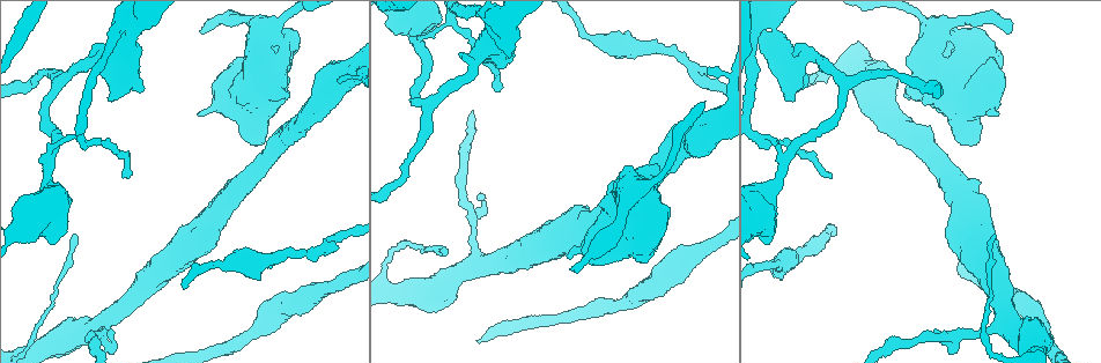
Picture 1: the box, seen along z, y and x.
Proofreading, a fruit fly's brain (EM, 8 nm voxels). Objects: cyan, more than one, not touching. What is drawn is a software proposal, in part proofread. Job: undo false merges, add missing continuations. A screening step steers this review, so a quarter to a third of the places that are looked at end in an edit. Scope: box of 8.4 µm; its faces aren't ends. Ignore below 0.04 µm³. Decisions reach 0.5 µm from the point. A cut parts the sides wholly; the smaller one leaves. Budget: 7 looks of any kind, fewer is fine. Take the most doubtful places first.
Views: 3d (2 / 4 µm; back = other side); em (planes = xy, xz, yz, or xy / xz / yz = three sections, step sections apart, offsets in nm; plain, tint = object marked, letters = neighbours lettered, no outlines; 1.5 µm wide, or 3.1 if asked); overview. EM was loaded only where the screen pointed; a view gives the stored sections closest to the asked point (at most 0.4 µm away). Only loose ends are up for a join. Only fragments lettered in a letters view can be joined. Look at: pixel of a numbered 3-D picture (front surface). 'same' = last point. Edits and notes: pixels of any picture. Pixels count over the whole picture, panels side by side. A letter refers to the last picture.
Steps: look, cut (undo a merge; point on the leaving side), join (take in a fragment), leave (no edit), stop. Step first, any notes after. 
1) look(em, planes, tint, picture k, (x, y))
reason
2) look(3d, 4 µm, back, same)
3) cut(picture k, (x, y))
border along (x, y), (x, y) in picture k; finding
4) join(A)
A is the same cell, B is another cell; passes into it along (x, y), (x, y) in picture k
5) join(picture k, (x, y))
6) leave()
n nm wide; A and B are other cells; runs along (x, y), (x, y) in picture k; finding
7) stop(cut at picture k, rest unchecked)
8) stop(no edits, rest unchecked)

look(em, yz, step 8, letters, picture 1, (1009, 28))
an open end

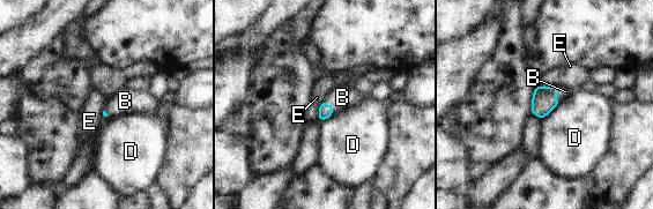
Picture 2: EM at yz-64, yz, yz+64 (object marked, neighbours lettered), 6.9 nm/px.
join(B)
B is the same cell, D and E are other cells; passes into it along (543, 102), (556, 95), (565, 91) in picture 2; the neuron continues

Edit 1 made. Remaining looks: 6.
look(em, planes, letters, picture 1, (129, 178))
free end

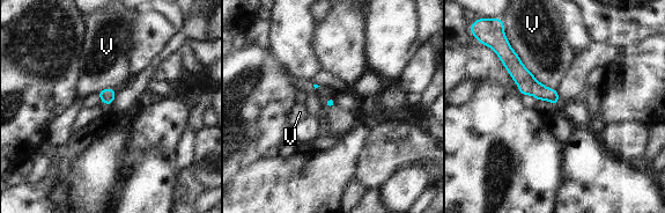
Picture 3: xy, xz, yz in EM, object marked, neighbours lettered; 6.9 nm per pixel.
leave()
V is another cell; border along (507, 41), (525, 67), (556, 90) in picture 3; none of them fits

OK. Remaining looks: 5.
look(3d, 4 µm, picture 1, (762, 136))
a fork

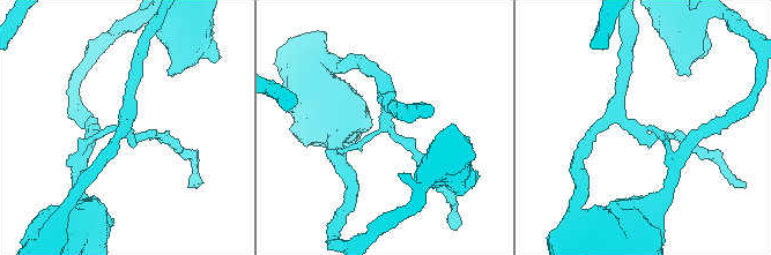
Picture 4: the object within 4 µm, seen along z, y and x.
look(em, planes, tint, picture 4, (645, 131))

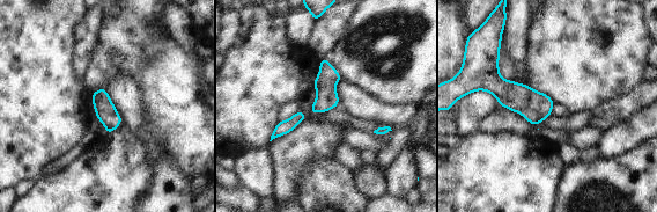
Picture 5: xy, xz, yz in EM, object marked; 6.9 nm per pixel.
look(em, planes, letters, same)
what lies round it

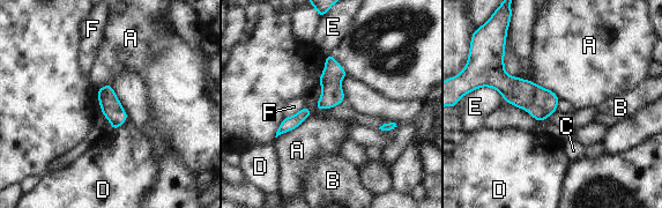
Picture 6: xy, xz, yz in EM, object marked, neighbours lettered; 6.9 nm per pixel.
leave()
150 nm wide; A, B, C, D, E and F are other cells; border along (310, 117), (275, 138) in picture 6; all the same neuron

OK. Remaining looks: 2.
stop(join at picture 2, rest unchecked)

